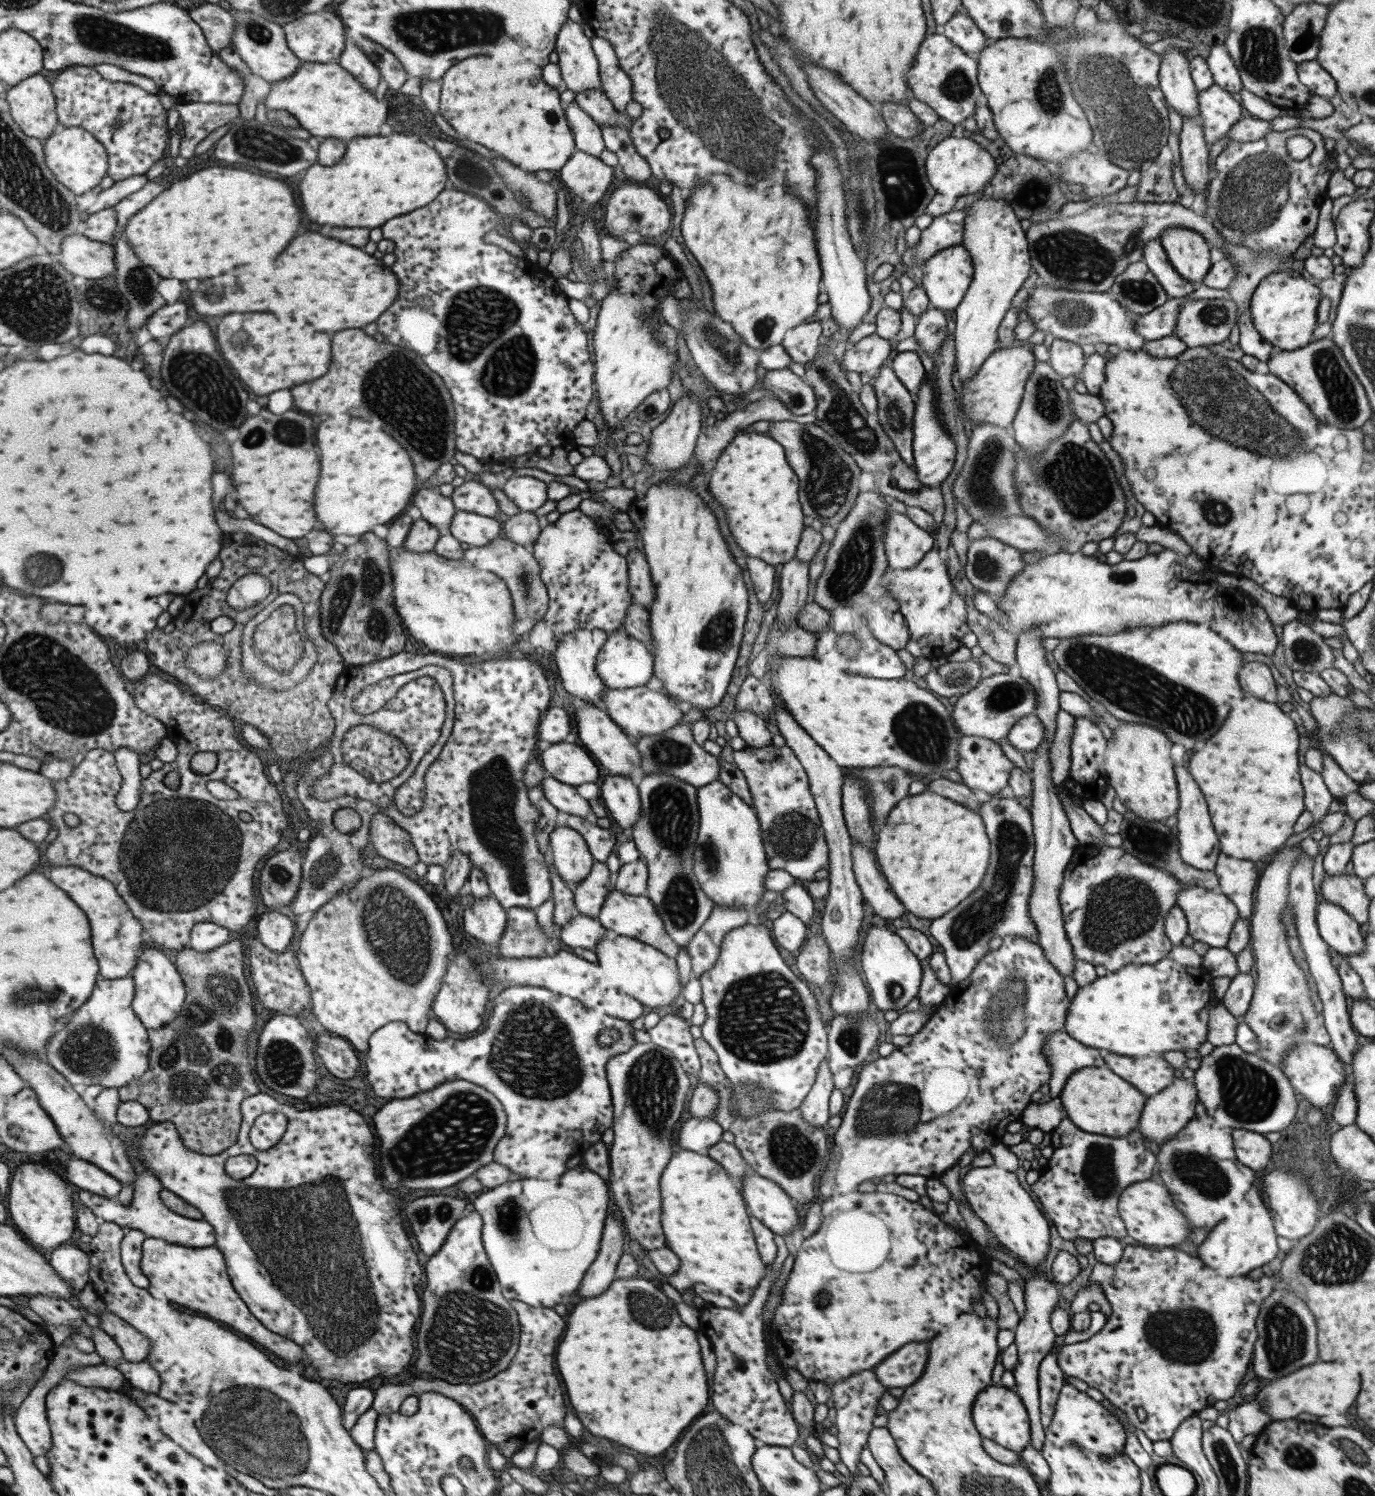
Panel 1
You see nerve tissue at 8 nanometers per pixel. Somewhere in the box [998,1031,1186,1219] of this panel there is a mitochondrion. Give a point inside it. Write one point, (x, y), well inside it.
(1101, 1174)

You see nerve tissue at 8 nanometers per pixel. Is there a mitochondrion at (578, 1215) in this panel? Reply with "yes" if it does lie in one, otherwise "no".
no

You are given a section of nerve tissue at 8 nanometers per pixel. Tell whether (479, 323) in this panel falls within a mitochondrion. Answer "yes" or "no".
yes

